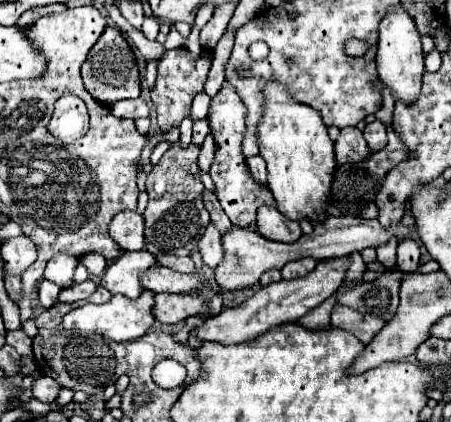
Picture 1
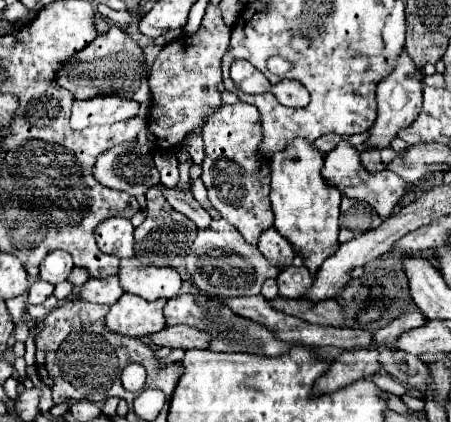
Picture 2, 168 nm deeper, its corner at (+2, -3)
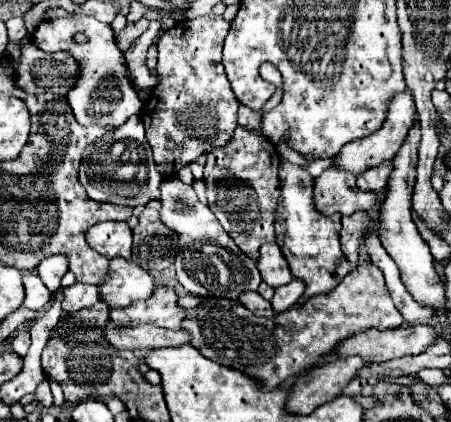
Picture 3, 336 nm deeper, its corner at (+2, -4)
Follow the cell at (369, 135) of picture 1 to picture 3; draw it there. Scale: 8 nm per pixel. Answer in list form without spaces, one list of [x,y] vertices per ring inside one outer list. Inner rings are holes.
[[[386,161],[380,167],[372,167],[368,171],[364,171],[362,175],[358,175],[356,179],[356,187],[360,191],[382,191],[388,183],[388,175],[392,171],[392,163]]]

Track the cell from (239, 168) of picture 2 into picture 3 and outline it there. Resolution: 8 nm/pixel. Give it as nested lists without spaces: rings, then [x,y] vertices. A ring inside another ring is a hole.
[[[236,127],[234,137],[226,147],[210,151],[208,163],[204,167],[208,207],[218,217],[224,231],[234,239],[242,253],[258,261],[260,245],[274,243],[274,213],[280,199],[280,181],[278,181],[280,157],[270,139],[258,131]]]

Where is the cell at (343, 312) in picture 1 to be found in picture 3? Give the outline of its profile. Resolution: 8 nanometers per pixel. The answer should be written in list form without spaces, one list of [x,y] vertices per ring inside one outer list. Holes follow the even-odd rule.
[[[246,291],[246,293],[242,293],[242,295],[238,297],[238,301],[240,301],[246,309],[254,311],[256,315],[262,315],[262,317],[274,317],[274,315],[276,315],[276,313],[272,311],[270,303],[268,303],[264,297],[260,297],[258,293]]]

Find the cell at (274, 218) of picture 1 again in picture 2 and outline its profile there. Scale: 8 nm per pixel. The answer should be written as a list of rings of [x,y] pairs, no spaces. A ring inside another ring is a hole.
[[[270,226],[270,230],[266,228],[260,234],[258,250],[266,258],[272,258],[272,262],[282,262],[282,266],[290,266],[290,258],[296,254],[294,246],[290,246],[290,242],[282,234],[278,234],[274,226]]]

